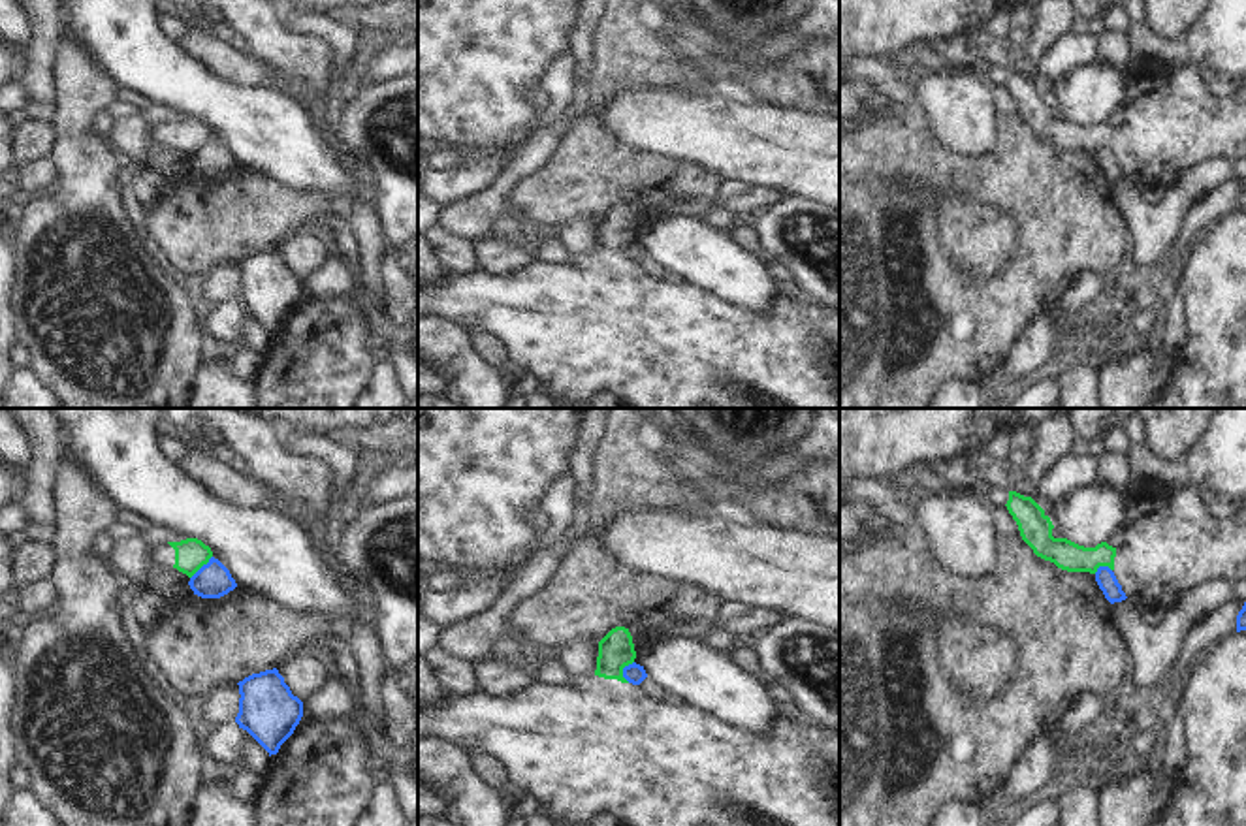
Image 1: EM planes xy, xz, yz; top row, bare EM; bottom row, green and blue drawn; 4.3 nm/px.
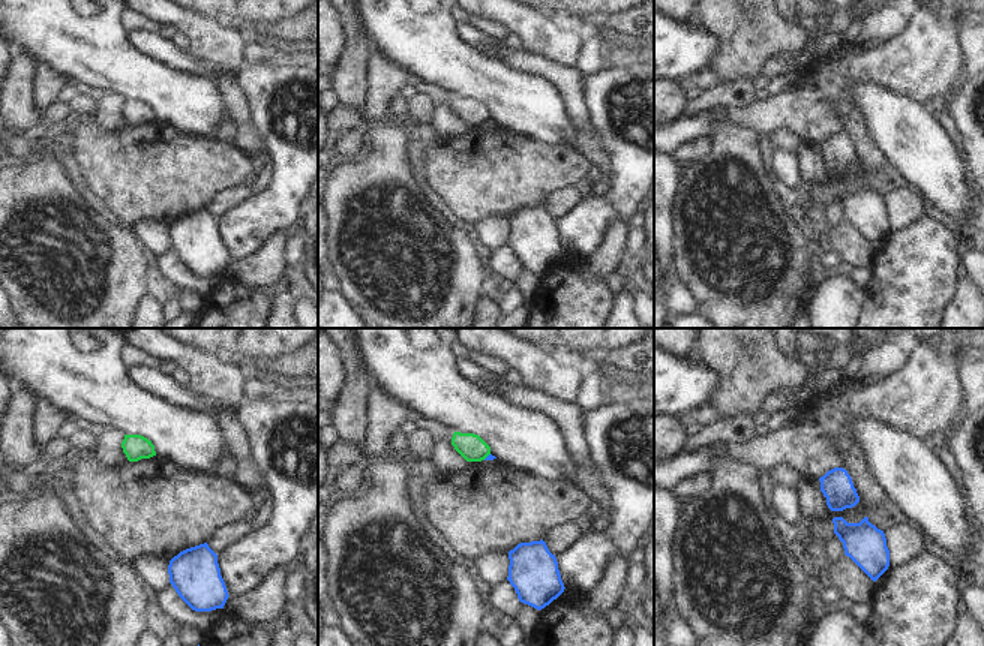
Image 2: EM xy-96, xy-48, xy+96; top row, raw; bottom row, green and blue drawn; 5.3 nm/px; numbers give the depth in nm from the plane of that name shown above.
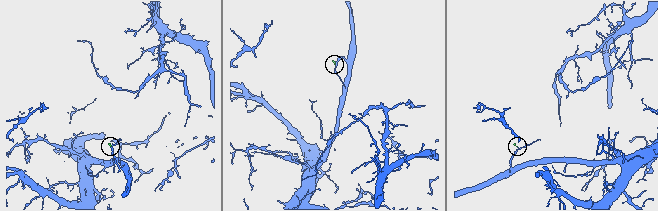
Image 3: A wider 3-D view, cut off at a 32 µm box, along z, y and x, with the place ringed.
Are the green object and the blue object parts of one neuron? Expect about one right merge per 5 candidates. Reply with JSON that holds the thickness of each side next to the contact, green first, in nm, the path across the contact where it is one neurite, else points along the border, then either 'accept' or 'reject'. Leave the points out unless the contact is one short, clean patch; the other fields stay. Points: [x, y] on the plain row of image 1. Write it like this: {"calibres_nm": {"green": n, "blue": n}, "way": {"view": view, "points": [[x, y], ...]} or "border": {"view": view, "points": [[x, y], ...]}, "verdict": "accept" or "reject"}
{"calibres_nm": {"green": 160, "blue": 90}, "border": {"view": "xz", "points": [[633, 239], [623, 247], [627, 260]]}, "verdict": "reject"}

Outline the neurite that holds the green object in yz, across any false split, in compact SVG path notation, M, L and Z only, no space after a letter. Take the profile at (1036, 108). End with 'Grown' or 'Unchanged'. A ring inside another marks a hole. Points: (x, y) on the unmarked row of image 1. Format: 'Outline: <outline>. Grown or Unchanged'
Outline: M1133 58L1126 68L1122 100L1126 120L1118 128L1107 120L1084 126L1067 117L1054 117L1050 96L1031 75L1009 70L1005 85L1016 100L1022 119L1037 135L1067 151L1095 152L1099 145L1109 145L1127 177L1139 184L1154 183L1167 188L1206 158L1246 154L1246 92L1222 98L1208 87L1208 77L1210 73L1203 71L1197 62L1173 66L1156 58Z. Grown

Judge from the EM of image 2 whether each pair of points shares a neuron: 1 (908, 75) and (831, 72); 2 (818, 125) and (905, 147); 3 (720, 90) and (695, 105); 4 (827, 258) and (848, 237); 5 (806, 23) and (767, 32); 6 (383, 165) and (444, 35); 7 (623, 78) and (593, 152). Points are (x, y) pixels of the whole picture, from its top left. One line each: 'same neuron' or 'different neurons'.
1: same neuron
2: different neurons
3: same neuron
4: different neurons
5: different neurons
6: different neurons
7: different neurons

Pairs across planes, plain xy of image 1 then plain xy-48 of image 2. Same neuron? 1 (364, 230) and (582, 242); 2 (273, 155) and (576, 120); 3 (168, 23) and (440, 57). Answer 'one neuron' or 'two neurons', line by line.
1: two neurons
2: two neurons
3: two neurons

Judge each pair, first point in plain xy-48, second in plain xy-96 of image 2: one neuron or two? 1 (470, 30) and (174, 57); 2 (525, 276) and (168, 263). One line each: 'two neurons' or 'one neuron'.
1: one neuron
2: two neurons

